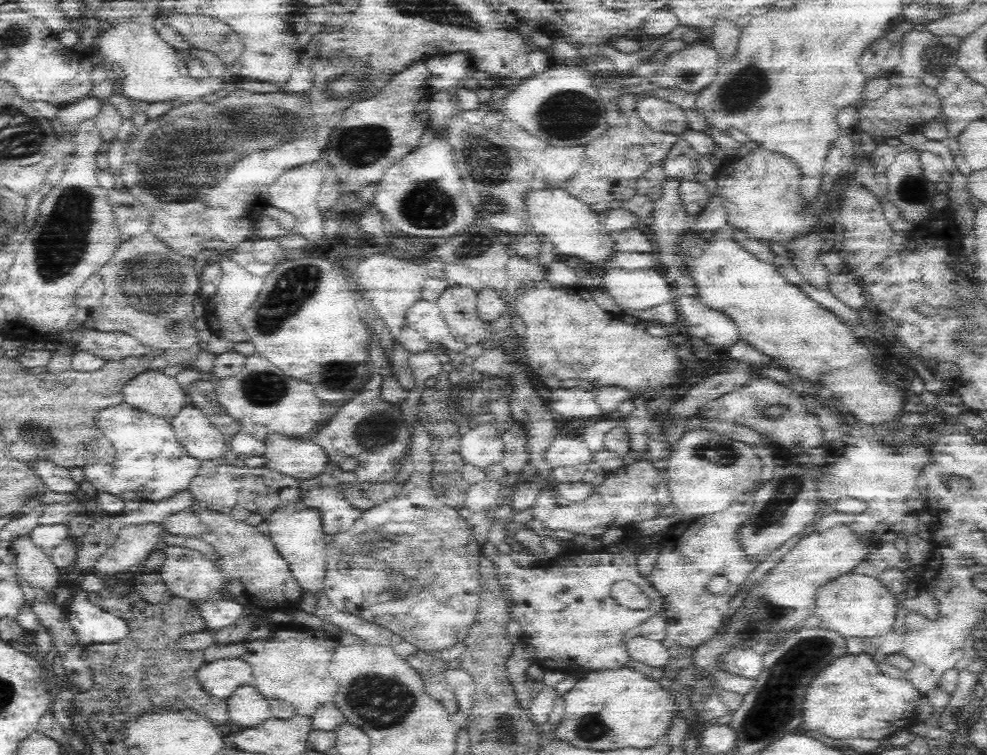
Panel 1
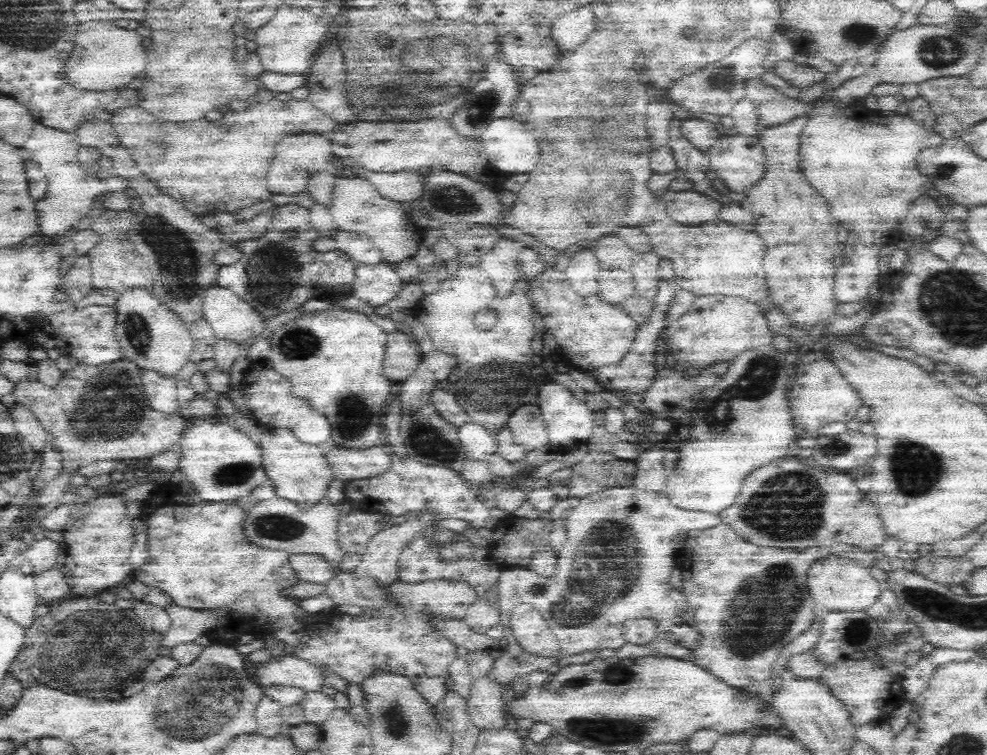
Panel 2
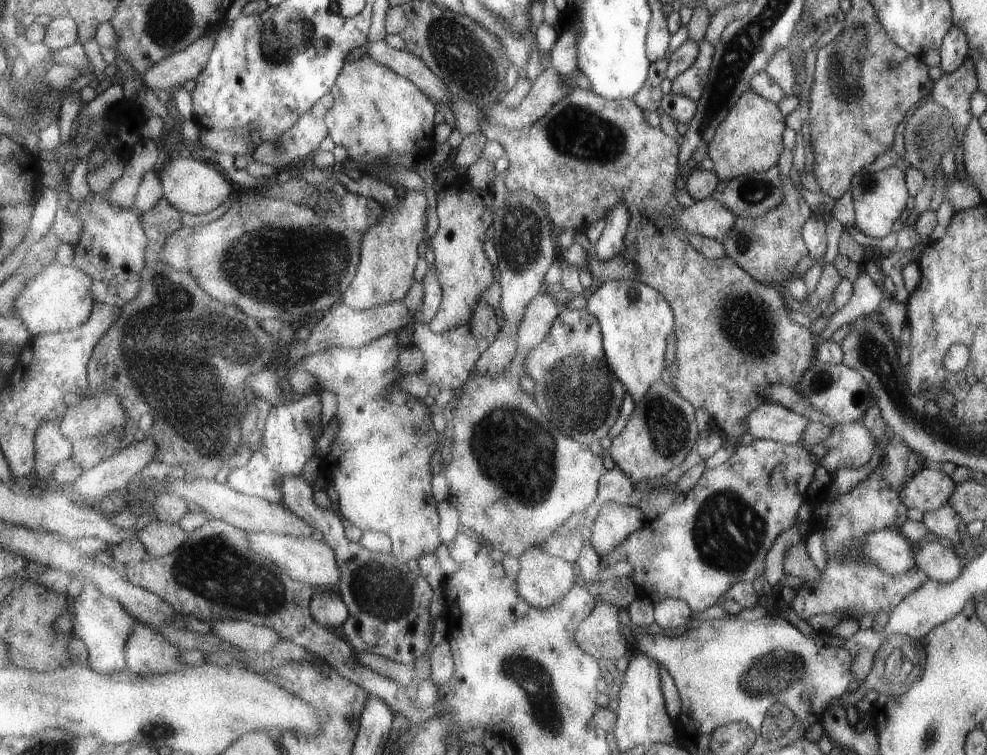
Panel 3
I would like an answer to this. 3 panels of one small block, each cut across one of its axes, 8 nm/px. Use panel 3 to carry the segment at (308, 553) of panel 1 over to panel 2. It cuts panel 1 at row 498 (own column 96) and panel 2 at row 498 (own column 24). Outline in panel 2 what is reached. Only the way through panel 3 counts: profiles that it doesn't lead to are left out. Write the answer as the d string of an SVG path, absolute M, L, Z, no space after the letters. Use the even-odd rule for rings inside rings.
M278 426L278 428L266 428L262 434L262 458L264 468L270 476L272 486L276 488L278 496L298 502L300 506L310 506L316 502L322 502L326 488L332 480L330 462L326 458L326 452L320 452L324 448L312 444L312 442L300 442L292 428Z

